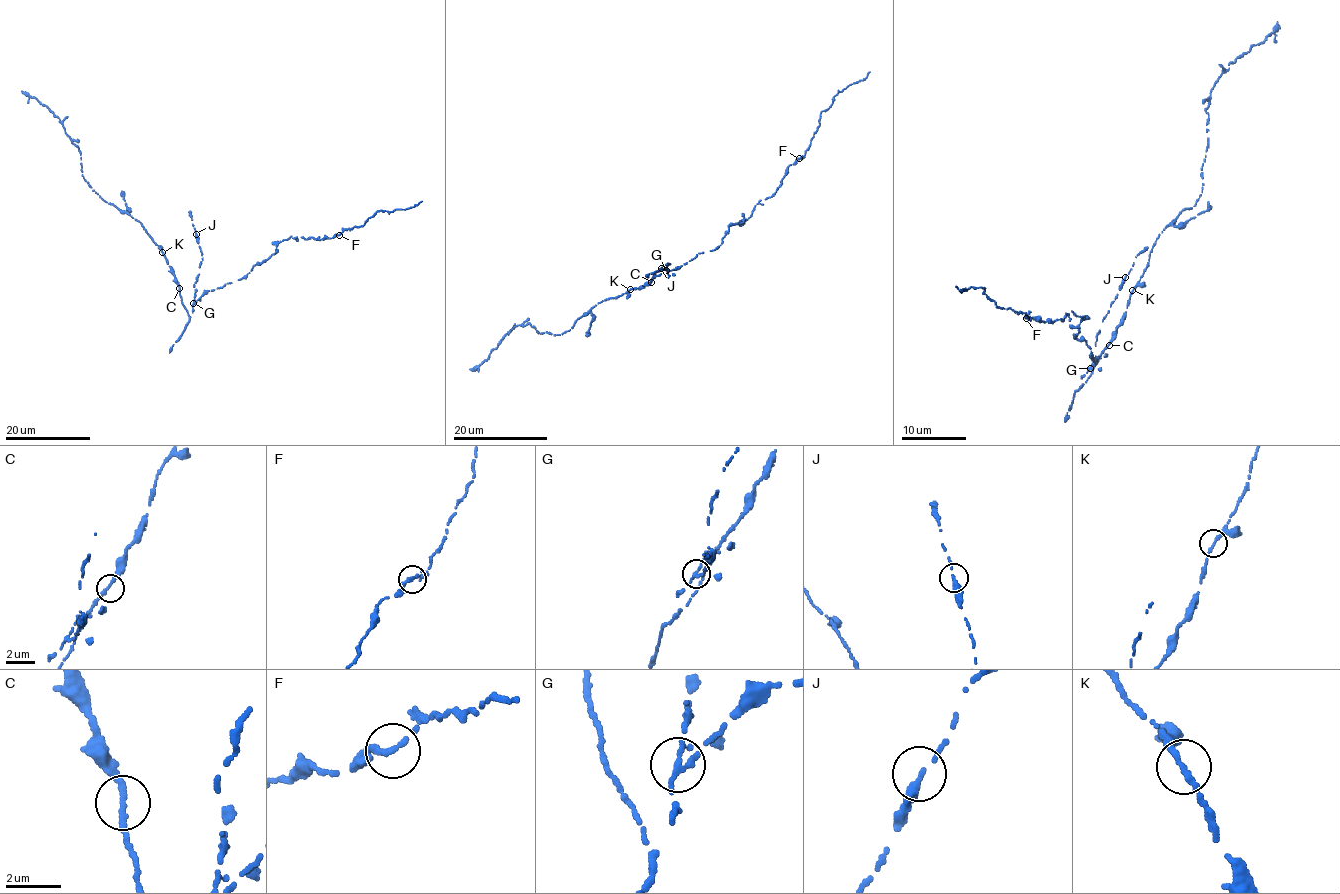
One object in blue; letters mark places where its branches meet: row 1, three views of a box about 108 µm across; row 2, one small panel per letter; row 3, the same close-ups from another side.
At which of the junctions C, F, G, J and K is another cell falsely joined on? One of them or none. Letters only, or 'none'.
none

